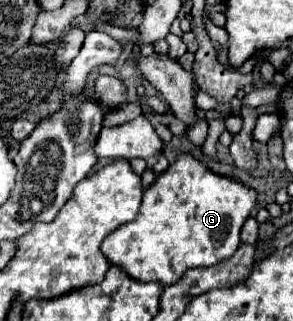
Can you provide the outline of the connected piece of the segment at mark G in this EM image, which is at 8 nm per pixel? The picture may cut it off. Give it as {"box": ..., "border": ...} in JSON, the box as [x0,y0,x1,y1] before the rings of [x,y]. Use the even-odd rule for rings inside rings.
{"box":[103,155,257,287],"border":[[[179,155],[177,161],[165,173],[161,173],[149,189],[145,189],[143,203],[135,221],[121,225],[119,229],[115,229],[115,233],[105,237],[103,255],[107,257],[109,265],[119,267],[135,281],[157,281],[163,287],[169,287],[177,283],[187,269],[211,267],[231,257],[241,245],[239,231],[249,217],[255,201],[257,193],[253,189],[229,177],[213,175],[191,155]]]}

